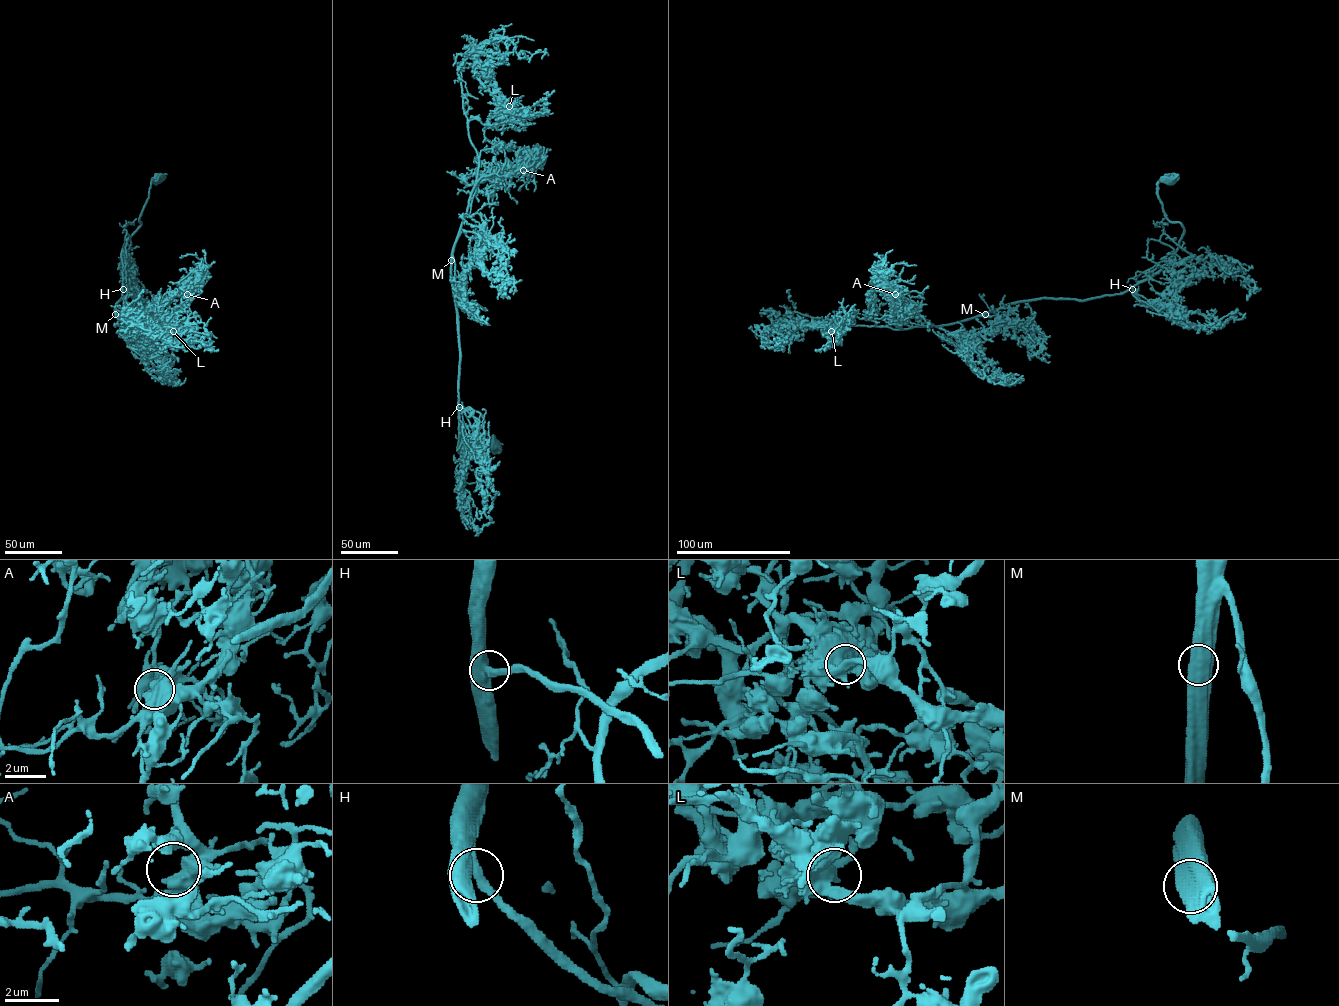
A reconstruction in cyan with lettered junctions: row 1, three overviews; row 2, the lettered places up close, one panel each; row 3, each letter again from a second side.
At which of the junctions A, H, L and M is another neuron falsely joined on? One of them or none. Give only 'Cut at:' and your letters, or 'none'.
Cut at: none

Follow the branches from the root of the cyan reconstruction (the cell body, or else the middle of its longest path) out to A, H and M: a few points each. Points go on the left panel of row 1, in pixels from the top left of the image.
A: (159, 179), (123, 247), (116, 315), (154, 327), (193, 299), (187, 294)
H: (159, 179), (151, 183), (149, 196), (139, 219), (141, 224), (123, 247), (123, 289)
M: (159, 179), (151, 183), (149, 196), (139, 219), (141, 224), (123, 247), (124, 300), (116, 304), (115, 314)

